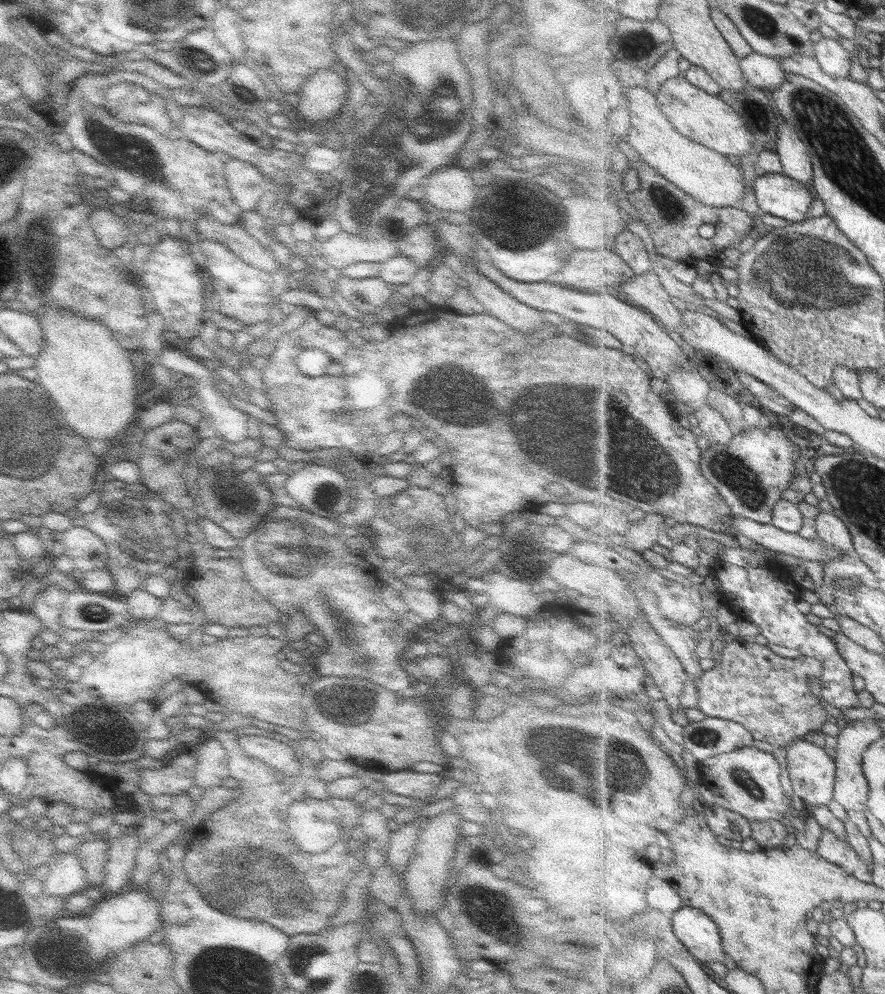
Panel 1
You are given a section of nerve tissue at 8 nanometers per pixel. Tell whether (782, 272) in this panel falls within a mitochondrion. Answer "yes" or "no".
yes

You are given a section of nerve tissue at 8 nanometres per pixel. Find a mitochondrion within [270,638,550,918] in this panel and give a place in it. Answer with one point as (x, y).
(347, 706)

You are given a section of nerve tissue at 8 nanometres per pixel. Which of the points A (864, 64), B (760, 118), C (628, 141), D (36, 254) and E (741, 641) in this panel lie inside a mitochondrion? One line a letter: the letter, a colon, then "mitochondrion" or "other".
A: other
B: mitochondrion
C: other
D: mitochondrion
E: other

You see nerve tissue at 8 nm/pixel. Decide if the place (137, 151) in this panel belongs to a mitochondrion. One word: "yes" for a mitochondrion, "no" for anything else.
yes

